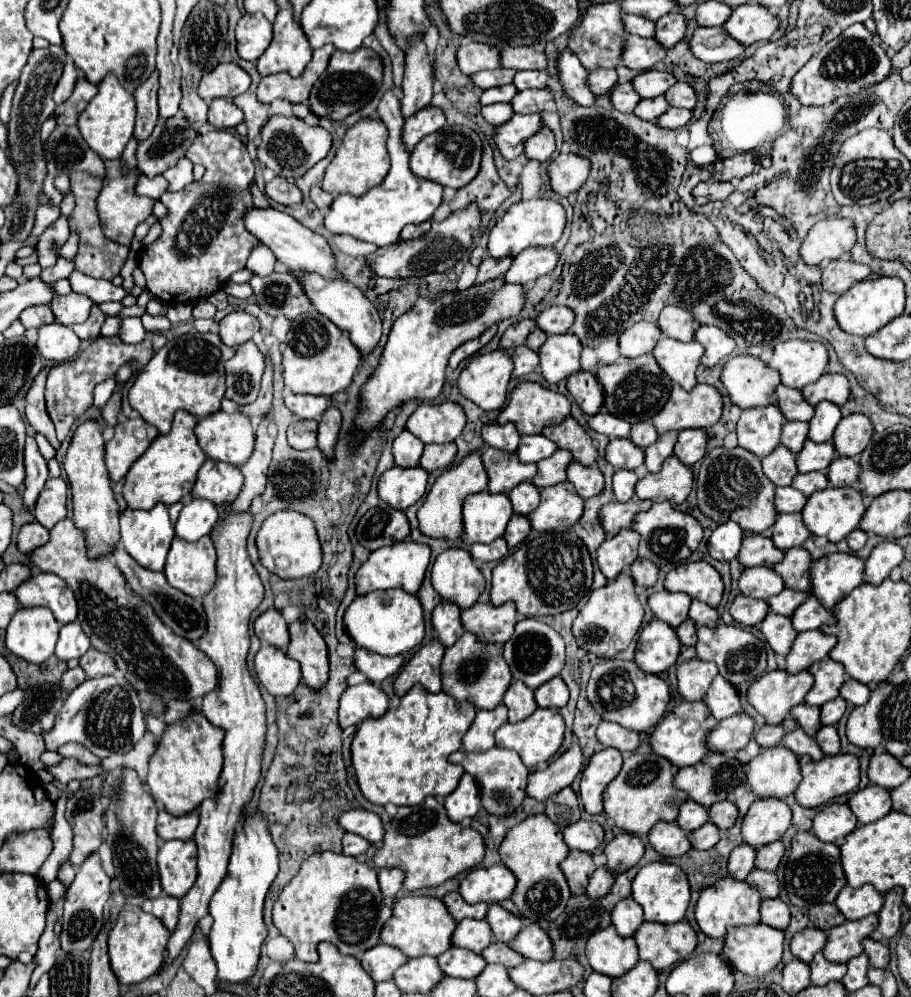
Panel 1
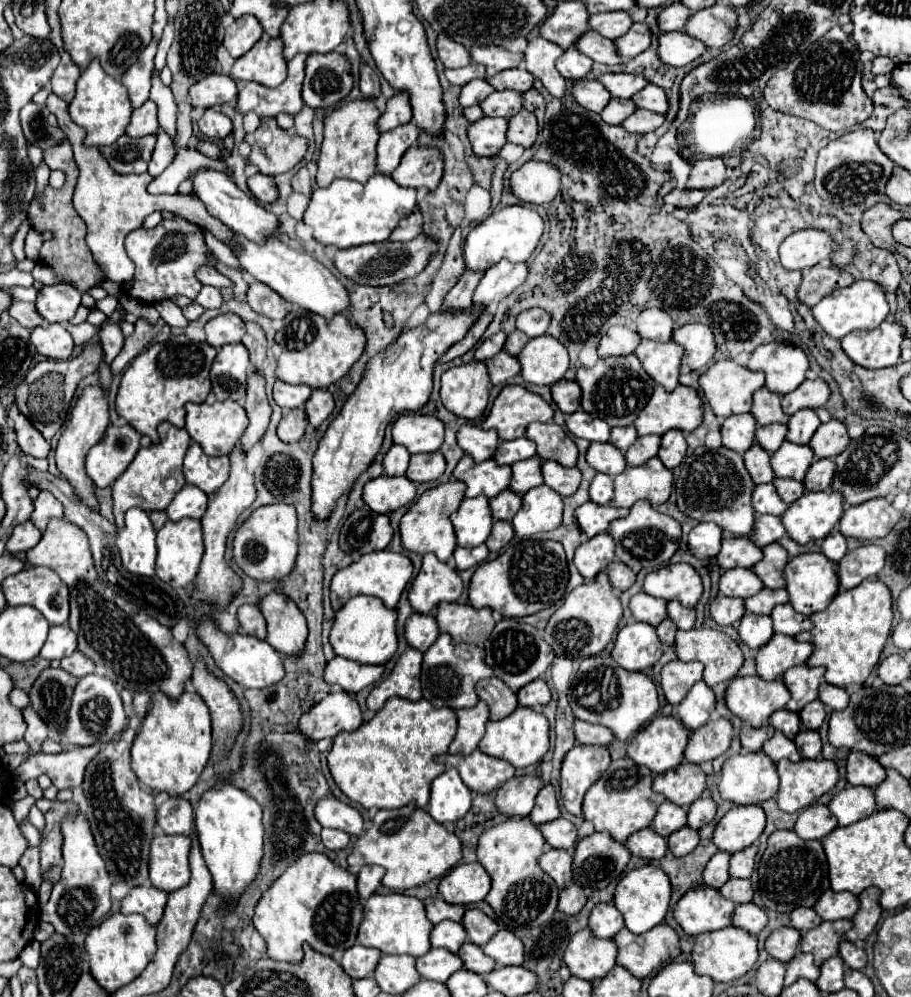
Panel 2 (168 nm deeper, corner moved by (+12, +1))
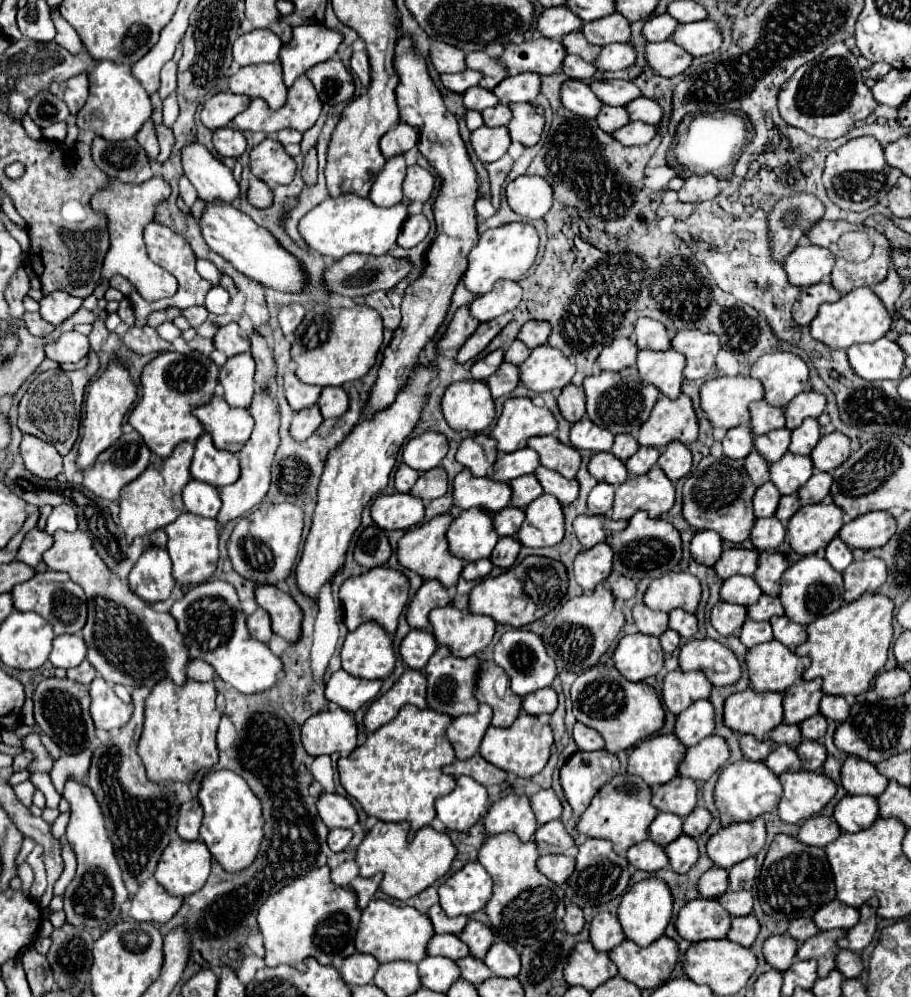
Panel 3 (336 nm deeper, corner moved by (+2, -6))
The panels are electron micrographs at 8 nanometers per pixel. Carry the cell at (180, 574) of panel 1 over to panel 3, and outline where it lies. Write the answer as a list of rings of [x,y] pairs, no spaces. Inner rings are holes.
[[[184,512],[184,514],[180,514],[178,520],[168,524],[164,530],[168,534],[166,550],[168,550],[172,564],[174,564],[176,582],[182,588],[192,588],[196,584],[206,582],[214,574],[216,562],[218,562],[218,534],[220,532],[218,532],[216,520]]]

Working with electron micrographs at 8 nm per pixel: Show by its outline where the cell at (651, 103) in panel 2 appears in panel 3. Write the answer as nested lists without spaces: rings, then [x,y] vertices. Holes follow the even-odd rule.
[[[636,98],[634,102],[630,102],[626,106],[628,114],[630,114],[630,120],[642,120],[642,122],[648,122],[648,124],[660,124],[662,120],[662,106],[652,100],[652,98]]]

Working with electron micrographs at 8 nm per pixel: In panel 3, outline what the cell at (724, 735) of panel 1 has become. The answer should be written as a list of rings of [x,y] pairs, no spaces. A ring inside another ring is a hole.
[[[712,734],[686,750],[686,756],[680,764],[680,774],[694,778],[696,782],[706,782],[724,762],[730,758],[730,748],[726,740],[718,734]]]

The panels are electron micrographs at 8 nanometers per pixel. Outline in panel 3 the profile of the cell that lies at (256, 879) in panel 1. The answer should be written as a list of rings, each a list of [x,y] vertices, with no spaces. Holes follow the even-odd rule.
[[[218,770],[204,778],[200,786],[198,800],[204,808],[204,820],[200,828],[200,838],[208,846],[212,858],[224,866],[230,874],[238,874],[246,870],[260,850],[260,842],[264,838],[264,818],[260,800],[252,794],[244,778],[230,770]]]

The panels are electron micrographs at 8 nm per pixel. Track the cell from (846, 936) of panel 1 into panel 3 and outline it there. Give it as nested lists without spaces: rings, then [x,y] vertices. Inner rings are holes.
[[[826,930],[818,932],[814,938],[808,938],[806,942],[800,944],[798,948],[798,958],[800,960],[810,960],[814,958],[818,962],[818,976],[824,978],[828,976],[830,970],[836,968],[836,954],[838,954],[838,944],[836,940],[844,934],[844,930]]]

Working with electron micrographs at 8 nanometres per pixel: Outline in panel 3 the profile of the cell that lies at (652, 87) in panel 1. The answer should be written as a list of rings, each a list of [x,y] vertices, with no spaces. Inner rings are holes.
[[[596,80],[590,88],[608,106],[626,106],[642,96],[640,88],[628,80]]]

